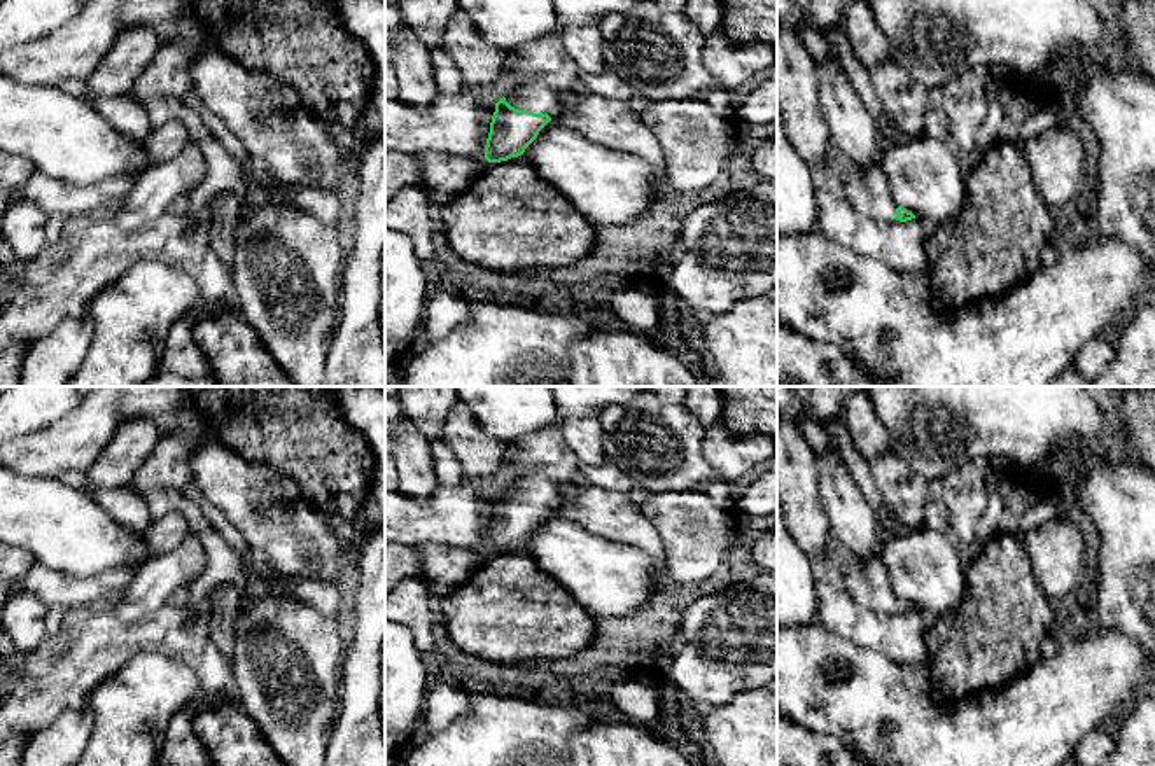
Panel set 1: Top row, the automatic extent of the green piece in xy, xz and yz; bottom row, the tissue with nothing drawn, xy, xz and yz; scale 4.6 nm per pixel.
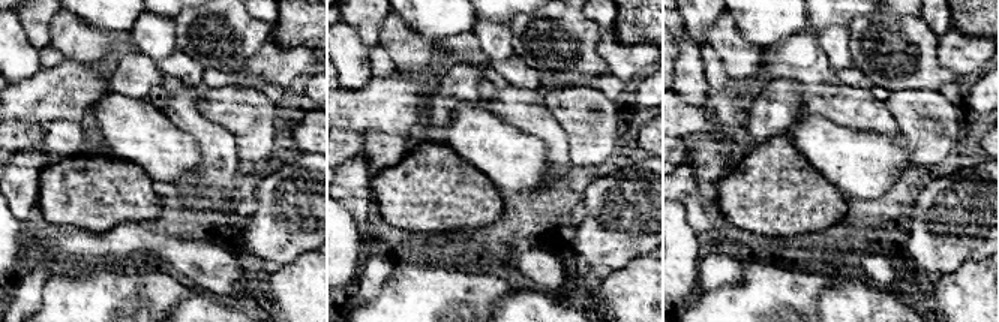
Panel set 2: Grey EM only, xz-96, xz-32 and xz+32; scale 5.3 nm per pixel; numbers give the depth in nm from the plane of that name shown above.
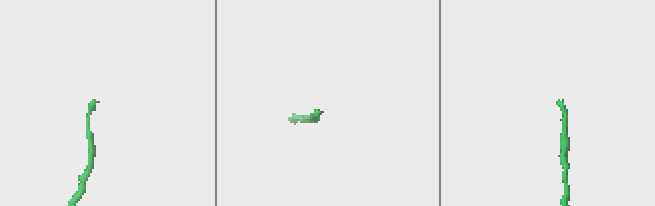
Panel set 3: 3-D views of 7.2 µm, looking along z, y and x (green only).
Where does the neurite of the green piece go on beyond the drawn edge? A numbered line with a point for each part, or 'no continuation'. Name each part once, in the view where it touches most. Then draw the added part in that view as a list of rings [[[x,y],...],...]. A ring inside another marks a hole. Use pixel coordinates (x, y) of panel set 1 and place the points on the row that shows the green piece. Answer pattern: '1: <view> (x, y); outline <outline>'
1: xz (538, 97); outline [[[536,77],[527,84],[506,89],[504,98],[518,110],[548,114],[551,119],[560,112],[558,91],[542,77]]]

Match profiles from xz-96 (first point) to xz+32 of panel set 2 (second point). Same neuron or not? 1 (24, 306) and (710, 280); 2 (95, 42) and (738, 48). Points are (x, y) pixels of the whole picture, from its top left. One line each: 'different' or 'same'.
1: same
2: same

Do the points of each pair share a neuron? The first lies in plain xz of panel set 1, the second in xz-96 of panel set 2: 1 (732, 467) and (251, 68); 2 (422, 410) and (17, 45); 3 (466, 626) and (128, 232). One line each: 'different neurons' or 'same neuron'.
1: same neuron
2: different neurons
3: different neurons

